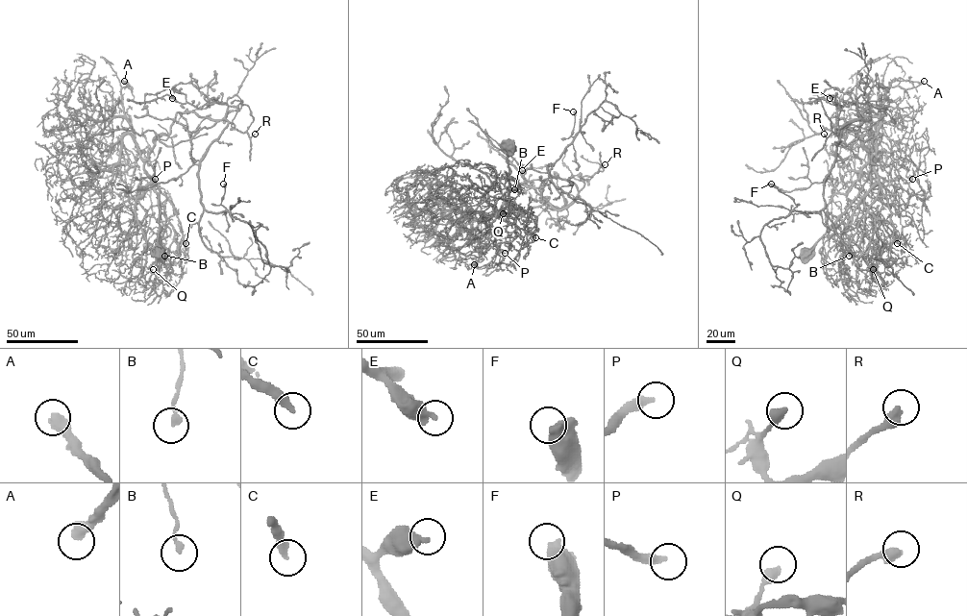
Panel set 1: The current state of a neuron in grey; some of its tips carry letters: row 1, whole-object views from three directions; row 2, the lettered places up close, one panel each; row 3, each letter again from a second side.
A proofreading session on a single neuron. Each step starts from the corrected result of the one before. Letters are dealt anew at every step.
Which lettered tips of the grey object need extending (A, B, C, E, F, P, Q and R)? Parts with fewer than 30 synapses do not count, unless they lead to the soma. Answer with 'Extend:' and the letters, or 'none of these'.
Extend: A, C, P, R

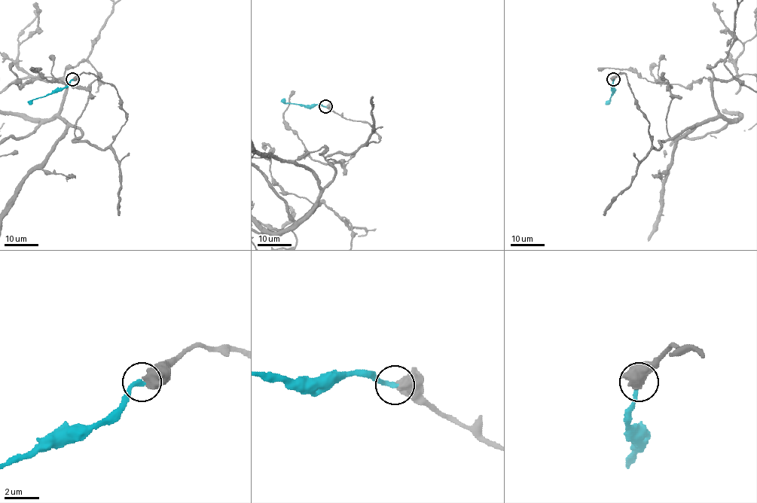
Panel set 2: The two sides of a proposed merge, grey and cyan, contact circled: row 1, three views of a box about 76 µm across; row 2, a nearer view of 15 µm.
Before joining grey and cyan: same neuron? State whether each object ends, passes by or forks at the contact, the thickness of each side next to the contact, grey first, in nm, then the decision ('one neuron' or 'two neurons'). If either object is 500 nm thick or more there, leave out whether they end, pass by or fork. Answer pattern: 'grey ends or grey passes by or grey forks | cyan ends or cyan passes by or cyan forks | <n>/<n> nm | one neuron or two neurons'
700/240 nm | one neuron

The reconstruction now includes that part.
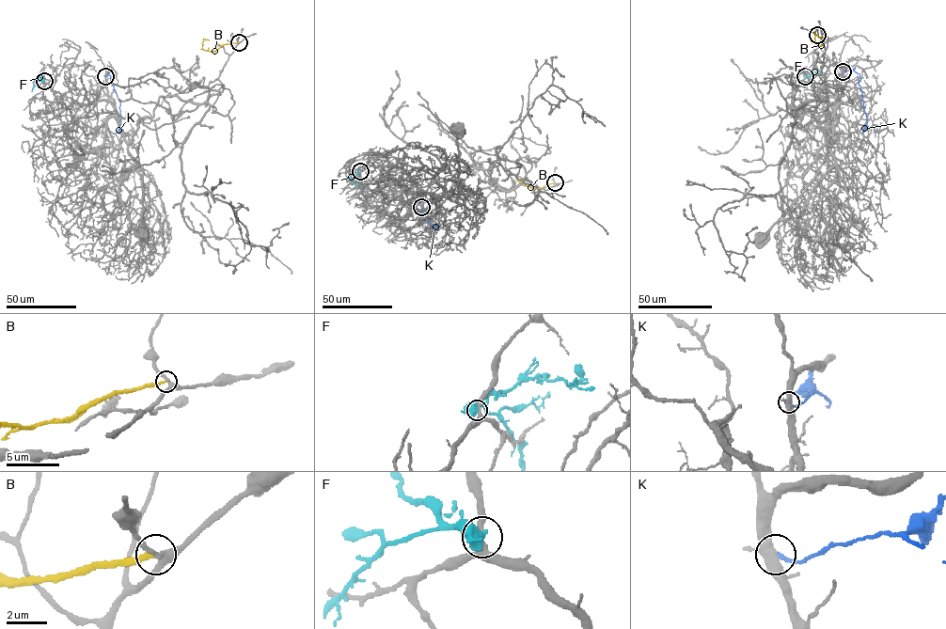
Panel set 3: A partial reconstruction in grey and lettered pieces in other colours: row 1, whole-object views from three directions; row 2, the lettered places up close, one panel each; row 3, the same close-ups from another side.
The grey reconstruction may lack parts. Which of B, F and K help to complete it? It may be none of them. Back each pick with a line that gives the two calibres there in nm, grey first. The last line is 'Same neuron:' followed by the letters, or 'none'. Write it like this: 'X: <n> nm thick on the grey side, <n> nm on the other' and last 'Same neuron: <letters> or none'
Same neuron: none

